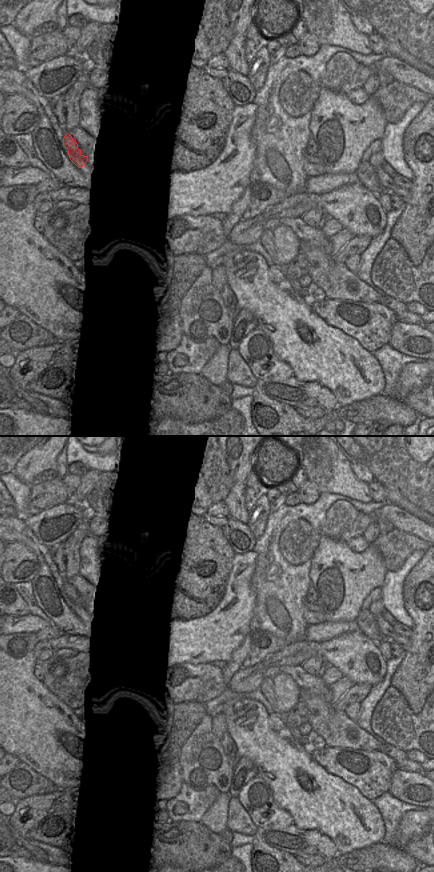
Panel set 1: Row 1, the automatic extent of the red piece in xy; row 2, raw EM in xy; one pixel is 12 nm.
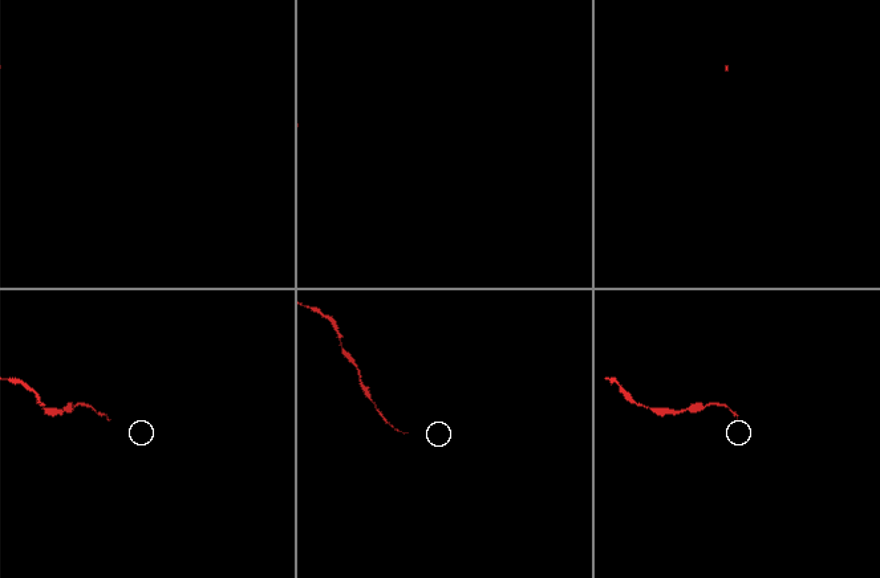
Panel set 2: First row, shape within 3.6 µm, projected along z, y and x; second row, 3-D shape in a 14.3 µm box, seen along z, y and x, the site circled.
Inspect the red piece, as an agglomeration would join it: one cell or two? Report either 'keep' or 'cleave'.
cleave

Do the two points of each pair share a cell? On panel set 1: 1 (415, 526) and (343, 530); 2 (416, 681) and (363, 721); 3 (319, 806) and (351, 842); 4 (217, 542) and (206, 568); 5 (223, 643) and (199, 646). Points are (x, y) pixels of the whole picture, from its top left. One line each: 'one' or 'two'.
1: one
2: two
3: one
4: one
5: one

